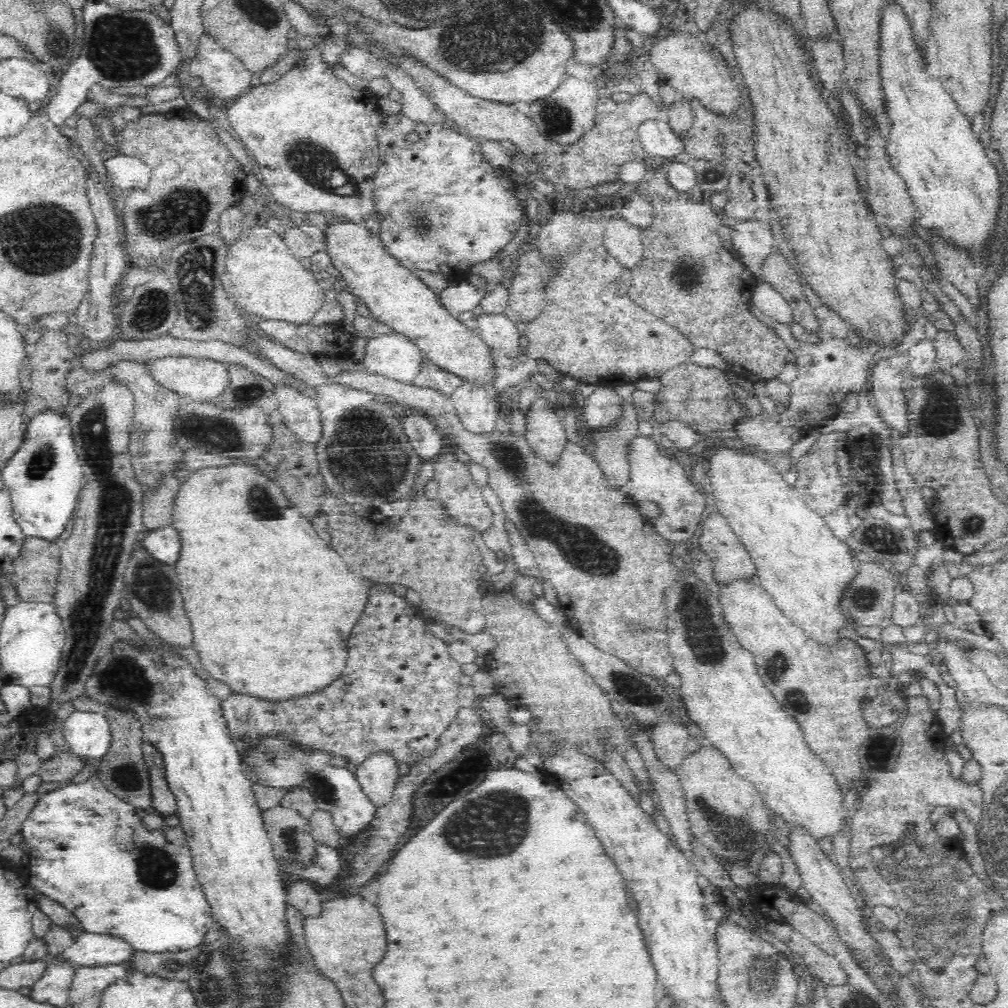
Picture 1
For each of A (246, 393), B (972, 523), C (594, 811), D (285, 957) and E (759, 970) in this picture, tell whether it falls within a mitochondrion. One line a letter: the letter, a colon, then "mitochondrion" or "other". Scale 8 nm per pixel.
A: mitochondrion
B: mitochondrion
C: other
D: other
E: mitochondrion

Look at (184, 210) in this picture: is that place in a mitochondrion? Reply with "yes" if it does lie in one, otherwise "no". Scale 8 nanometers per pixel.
yes

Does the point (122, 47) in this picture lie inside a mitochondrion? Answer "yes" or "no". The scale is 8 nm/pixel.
yes

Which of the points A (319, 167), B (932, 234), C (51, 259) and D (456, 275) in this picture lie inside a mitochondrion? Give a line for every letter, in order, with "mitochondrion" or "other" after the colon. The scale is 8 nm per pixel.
A: mitochondrion
B: other
C: mitochondrion
D: other

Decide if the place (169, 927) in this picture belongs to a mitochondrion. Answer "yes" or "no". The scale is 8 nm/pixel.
no

